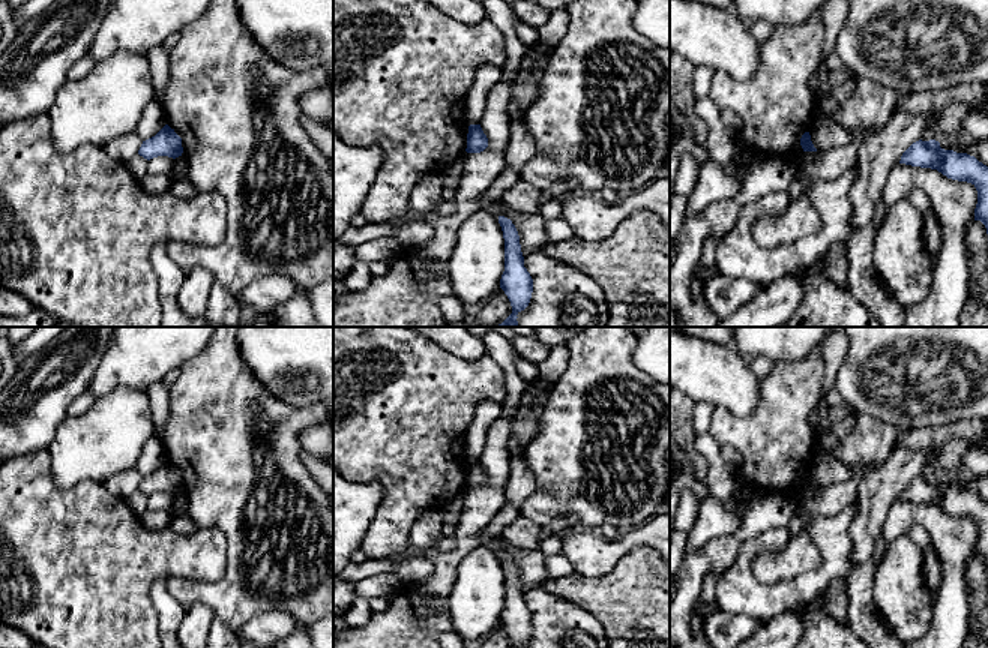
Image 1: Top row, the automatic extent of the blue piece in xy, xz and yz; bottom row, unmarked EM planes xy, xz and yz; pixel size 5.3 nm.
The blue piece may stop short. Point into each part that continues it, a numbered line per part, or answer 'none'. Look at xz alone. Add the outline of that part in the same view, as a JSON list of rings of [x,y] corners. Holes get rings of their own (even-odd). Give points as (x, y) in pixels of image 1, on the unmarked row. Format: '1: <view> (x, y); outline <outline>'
none

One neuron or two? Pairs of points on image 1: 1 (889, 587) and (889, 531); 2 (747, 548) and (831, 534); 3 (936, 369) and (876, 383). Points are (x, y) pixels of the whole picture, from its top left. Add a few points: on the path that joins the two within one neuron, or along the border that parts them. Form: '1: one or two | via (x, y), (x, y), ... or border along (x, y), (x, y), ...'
1: two | border along (907, 533), (888, 545)
2: one | via (751, 584), (763, 596), (792, 596), (825, 570)
3: one | via (921, 369), (891, 369)

